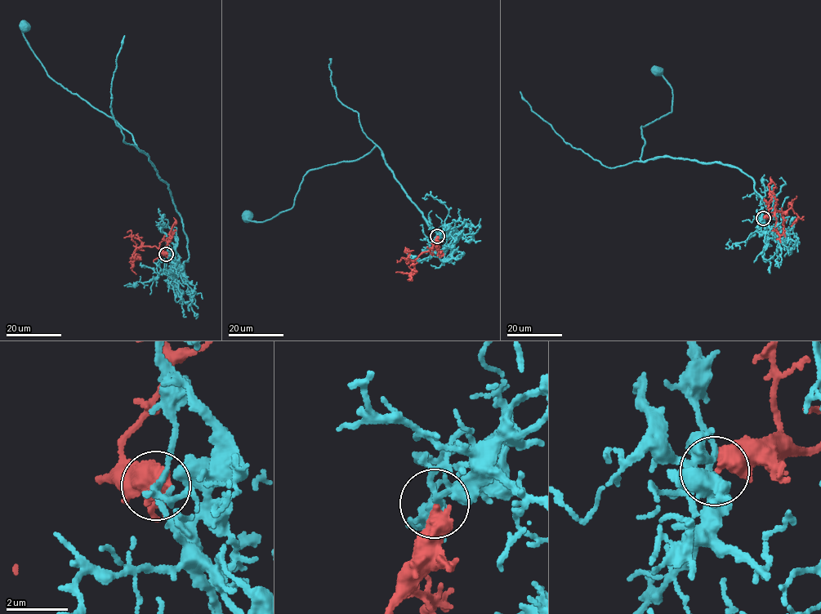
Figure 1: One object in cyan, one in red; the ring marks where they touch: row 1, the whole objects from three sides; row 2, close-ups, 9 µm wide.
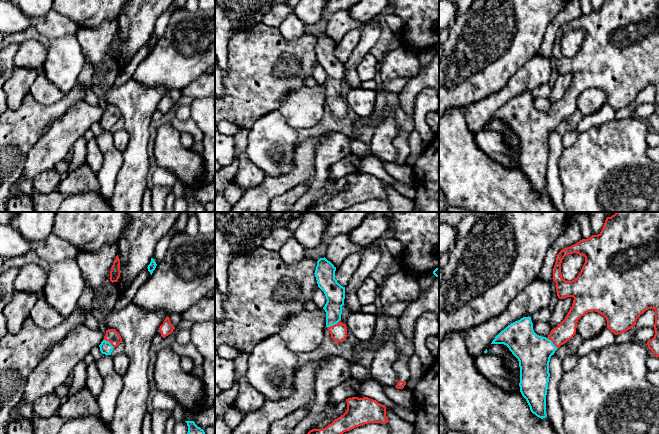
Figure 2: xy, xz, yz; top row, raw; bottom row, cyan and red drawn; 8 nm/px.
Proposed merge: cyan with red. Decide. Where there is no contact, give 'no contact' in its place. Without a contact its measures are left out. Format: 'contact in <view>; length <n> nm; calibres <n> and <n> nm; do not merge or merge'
contact in xz; length 130 nm; calibres 160 and 130 nm; merge

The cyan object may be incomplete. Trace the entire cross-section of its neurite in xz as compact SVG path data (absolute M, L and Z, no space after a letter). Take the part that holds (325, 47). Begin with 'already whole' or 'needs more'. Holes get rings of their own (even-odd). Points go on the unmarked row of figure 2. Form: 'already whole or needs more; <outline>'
needs more; M325 33L317 37L315 53L318 63L324 68L327 78L323 85L326 88L326 103L331 114L339 119L347 113L347 103L341 98L342 82L345 75L345 63L335 55L336 43Z

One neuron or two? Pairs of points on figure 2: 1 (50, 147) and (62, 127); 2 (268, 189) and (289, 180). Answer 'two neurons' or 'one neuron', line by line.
1: one neuron
2: one neuron

